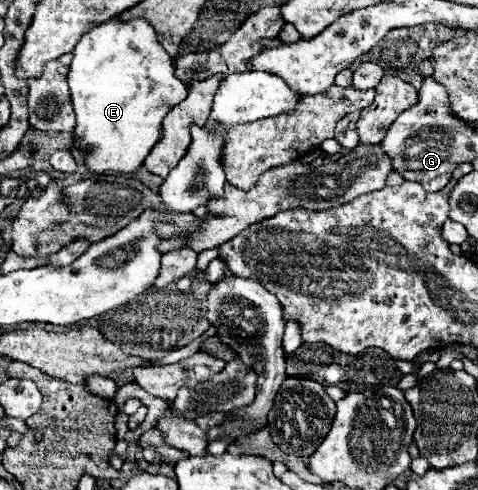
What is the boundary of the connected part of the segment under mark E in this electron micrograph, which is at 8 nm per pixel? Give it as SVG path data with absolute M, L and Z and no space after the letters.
M117 17L93 27L75 47L69 89L75 109L75 145L83 151L91 173L137 173L161 139L161 121L169 109L187 97L187 87L175 77L173 59L157 41L145 19L121 23Z

